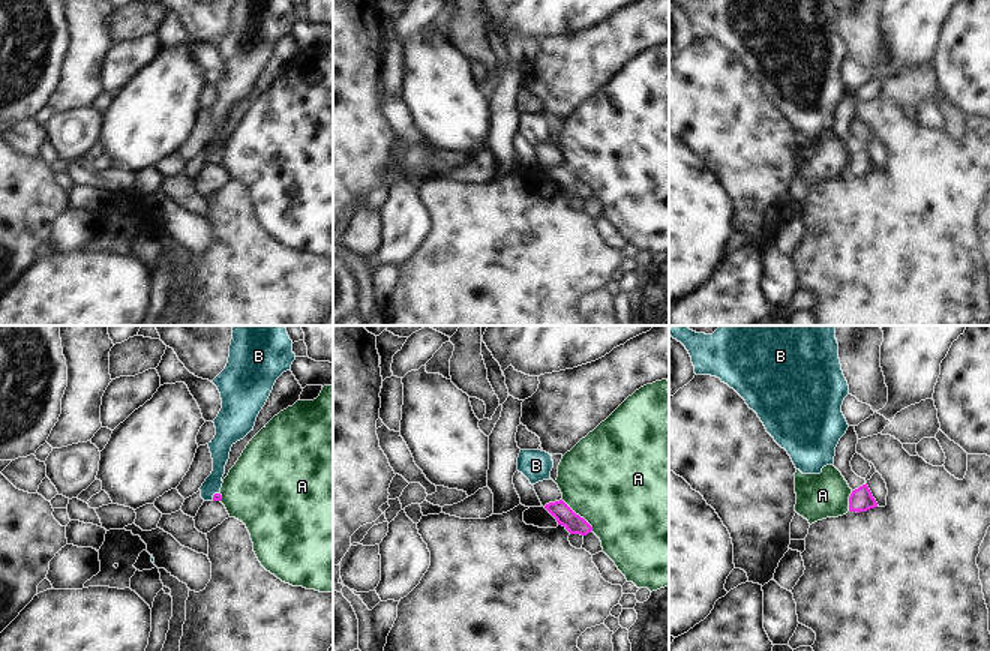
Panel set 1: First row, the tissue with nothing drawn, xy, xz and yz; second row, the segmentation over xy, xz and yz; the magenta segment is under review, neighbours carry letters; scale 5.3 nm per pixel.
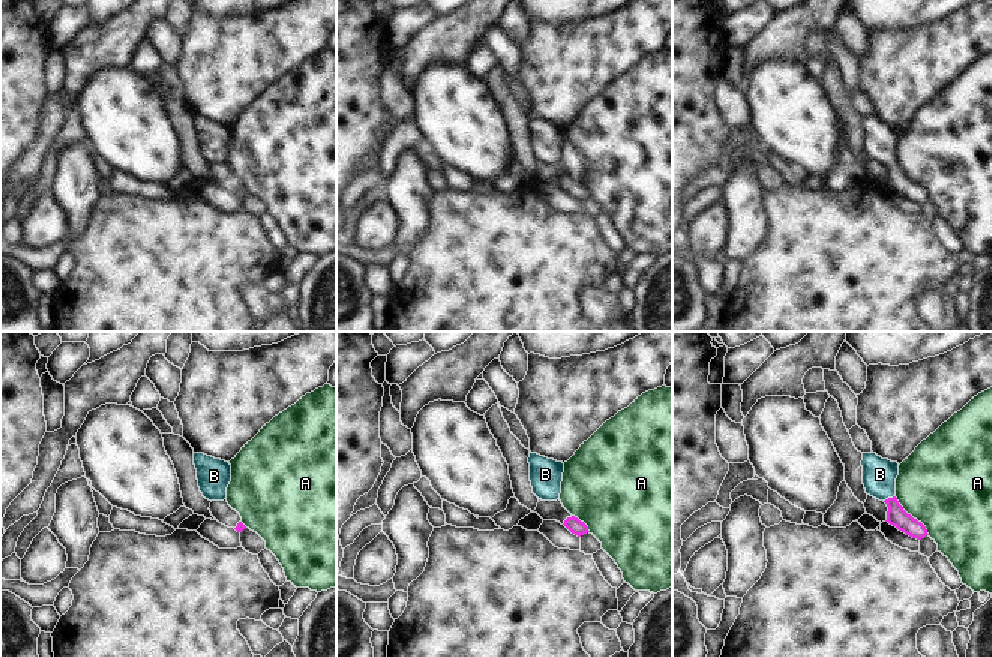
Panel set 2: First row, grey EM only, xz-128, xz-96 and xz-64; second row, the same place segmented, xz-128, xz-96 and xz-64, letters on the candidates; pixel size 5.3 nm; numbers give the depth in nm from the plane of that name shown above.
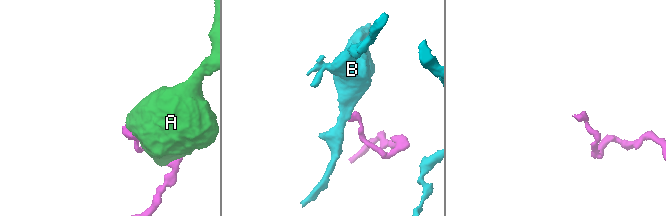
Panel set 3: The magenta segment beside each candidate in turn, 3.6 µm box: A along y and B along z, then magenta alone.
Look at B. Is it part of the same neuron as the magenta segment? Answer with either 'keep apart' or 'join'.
join

